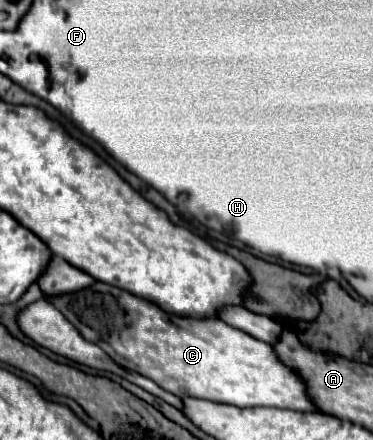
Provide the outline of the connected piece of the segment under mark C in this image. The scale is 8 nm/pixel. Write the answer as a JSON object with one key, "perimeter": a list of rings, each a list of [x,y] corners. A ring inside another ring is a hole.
{"perimeter":[[[96,281],[90,289],[70,293],[64,297],[46,297],[62,315],[88,339],[100,345],[118,365],[138,371],[162,389],[182,397],[208,399],[214,403],[236,405],[236,407],[280,407],[294,411],[320,411],[308,395],[306,381],[288,365],[284,365],[272,351],[272,345],[256,341],[252,335],[226,325],[220,319],[184,319],[164,313],[158,305],[144,301],[132,293],[124,293],[112,285]]]}

